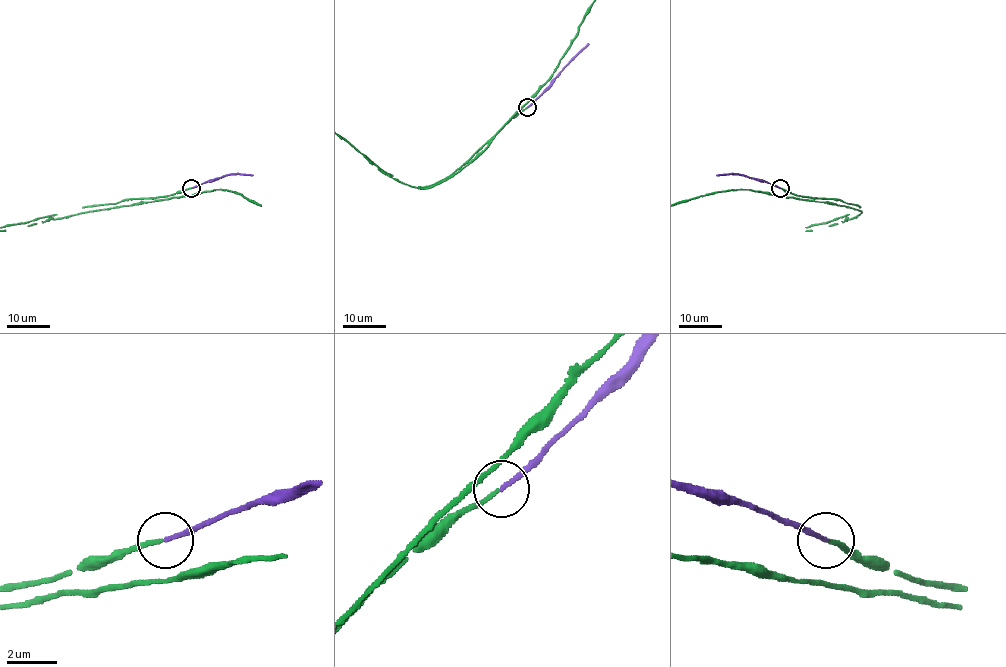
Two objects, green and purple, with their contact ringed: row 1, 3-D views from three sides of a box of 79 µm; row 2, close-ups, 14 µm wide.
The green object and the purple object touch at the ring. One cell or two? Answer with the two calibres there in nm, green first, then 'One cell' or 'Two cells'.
Thickness 150 nm (green) against 150 nm. One cell

